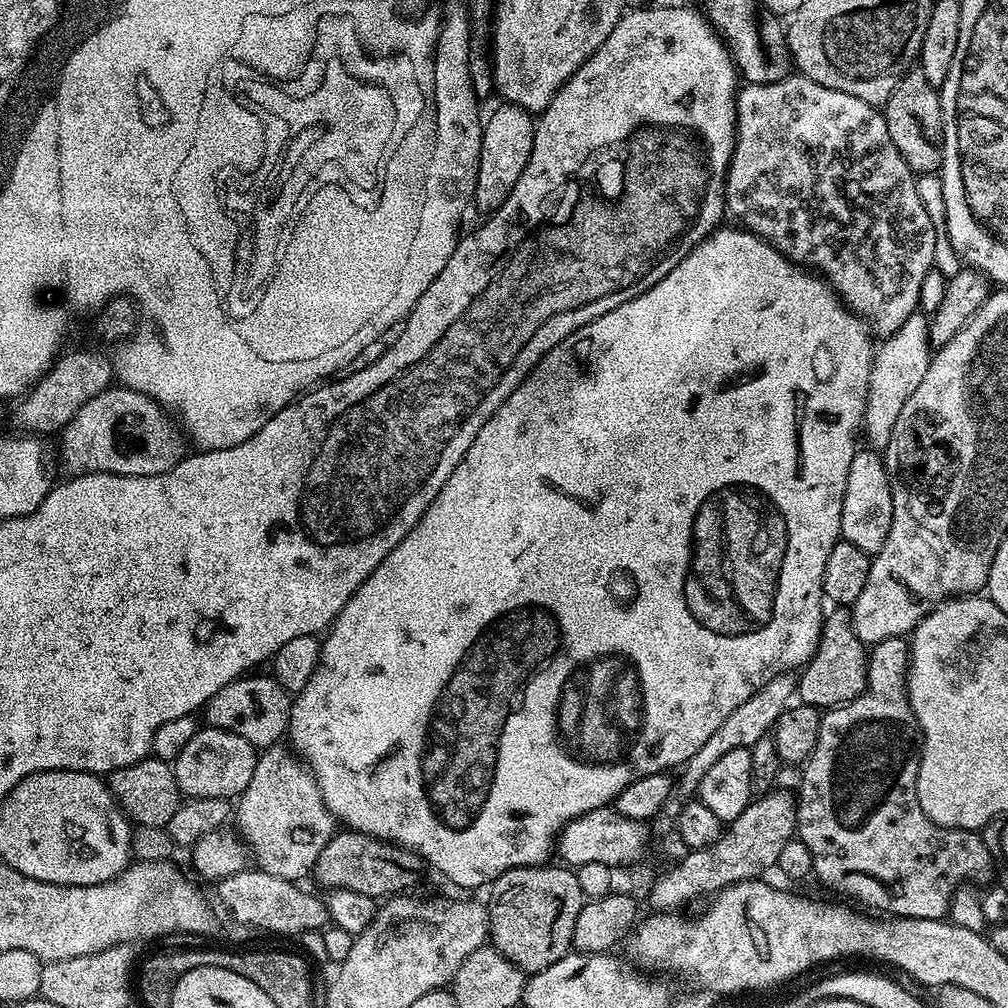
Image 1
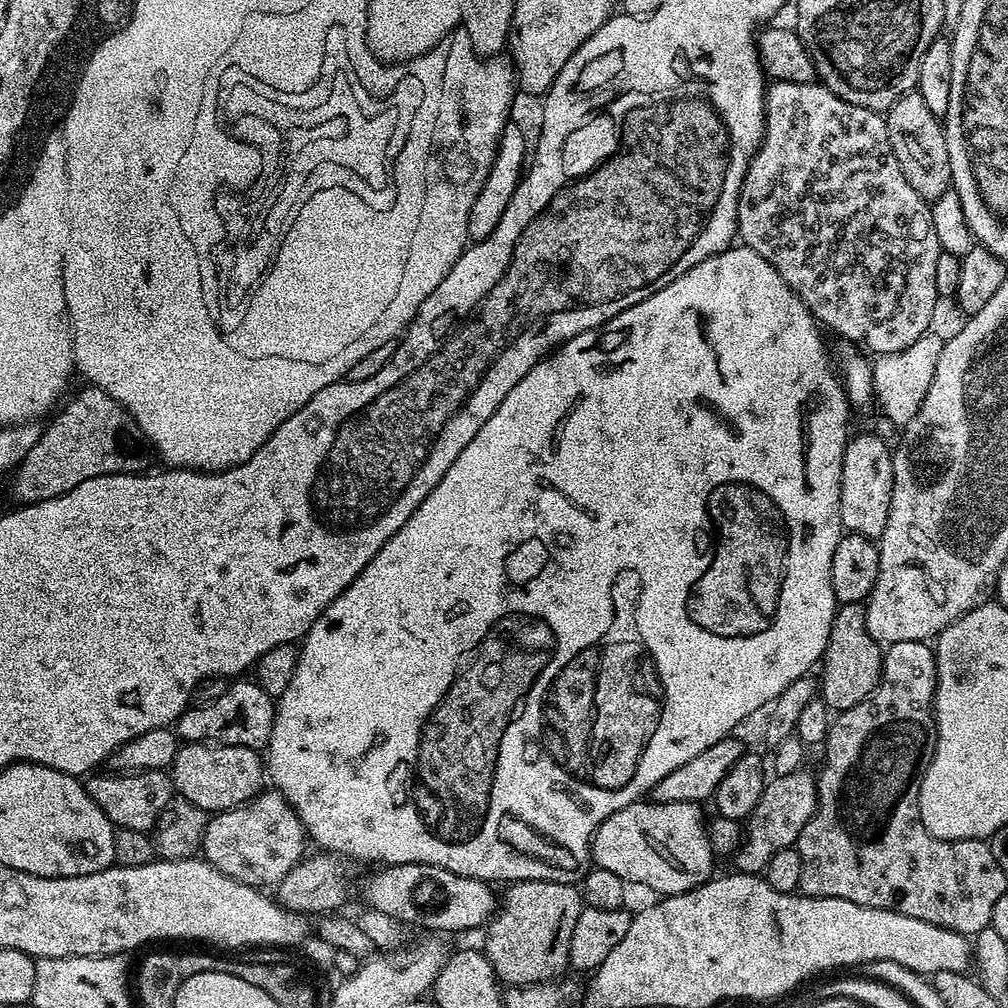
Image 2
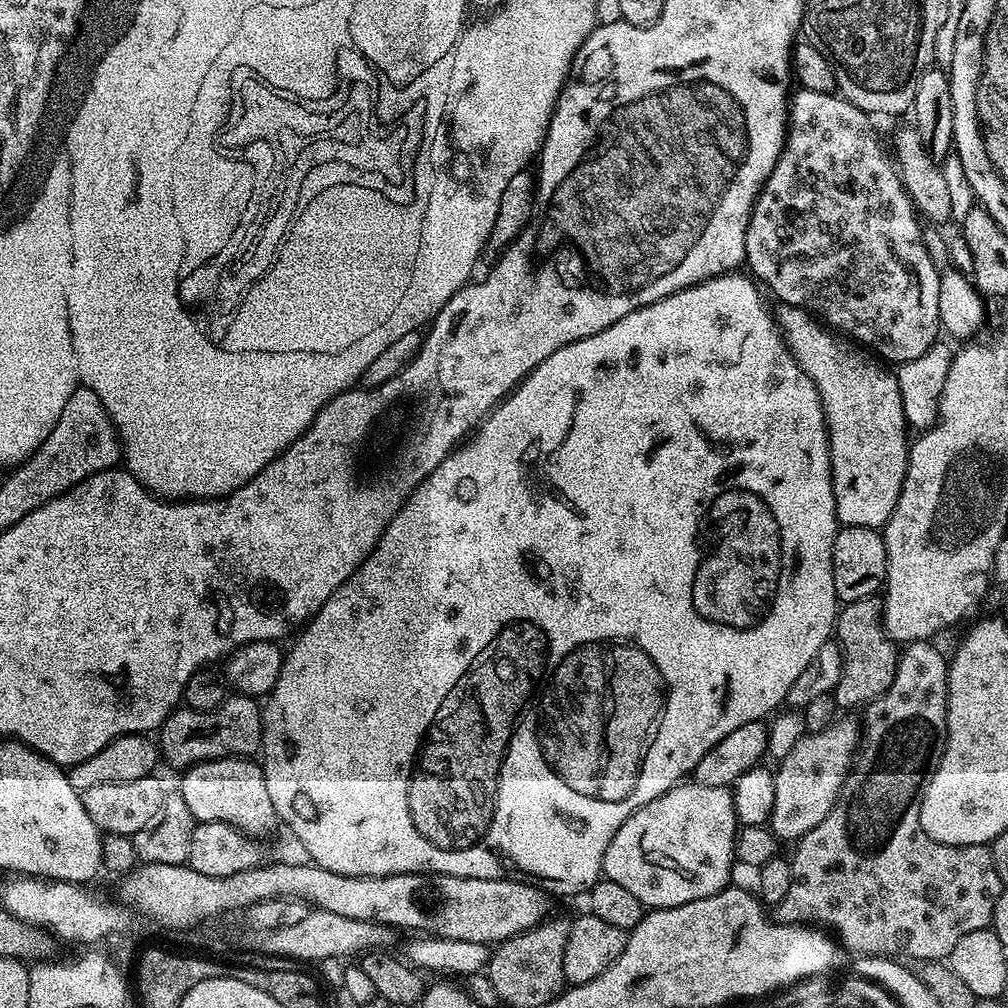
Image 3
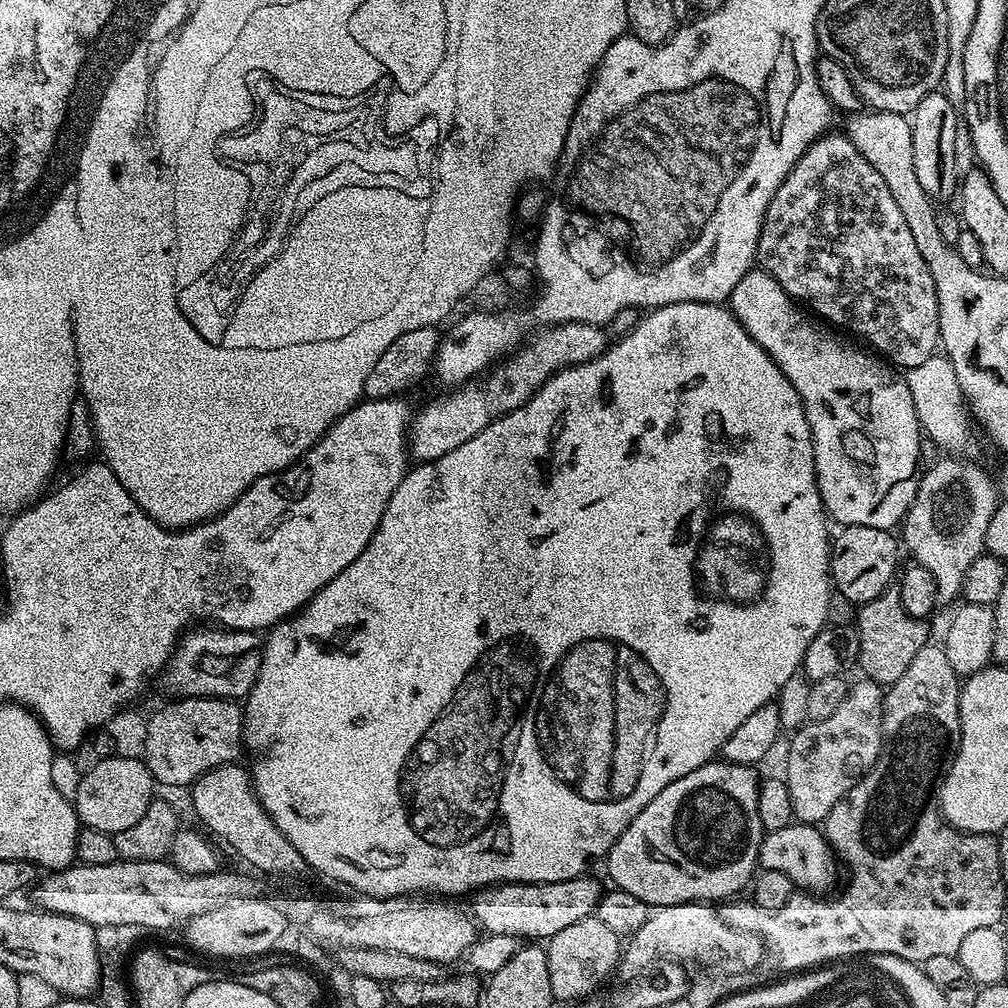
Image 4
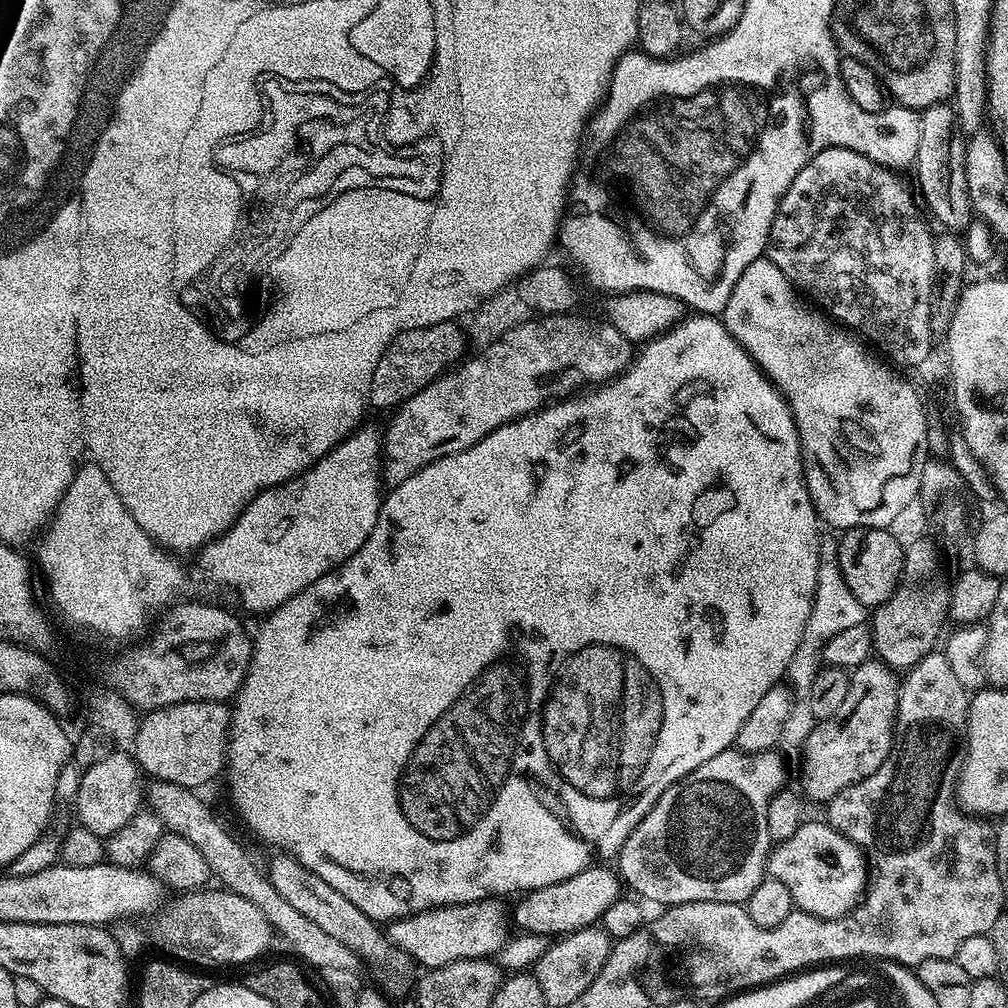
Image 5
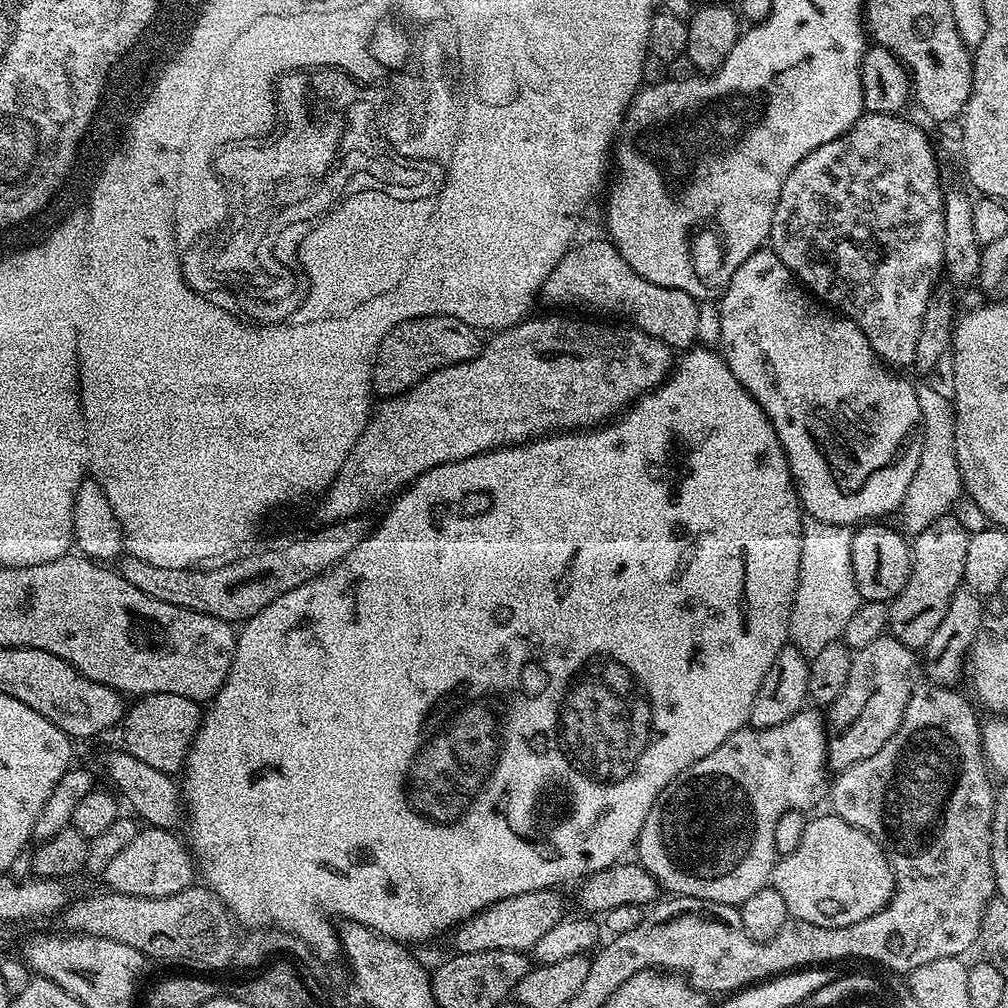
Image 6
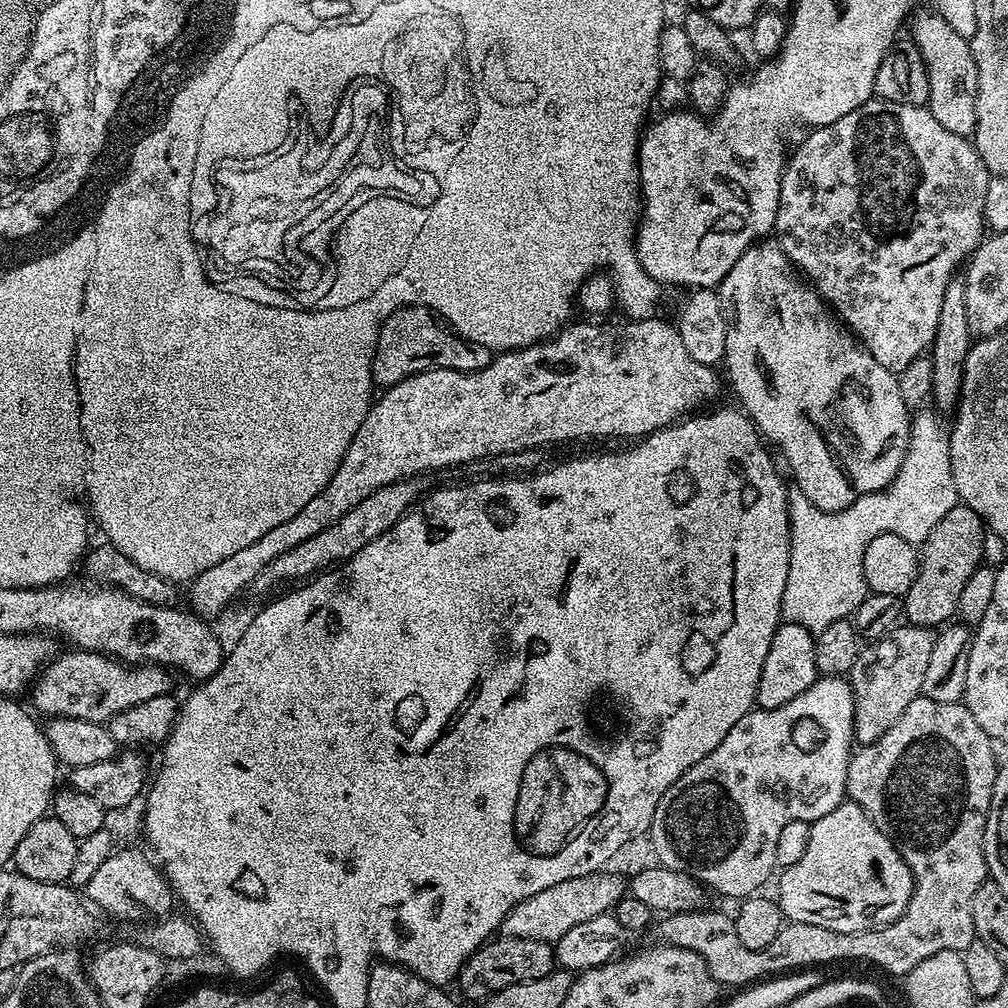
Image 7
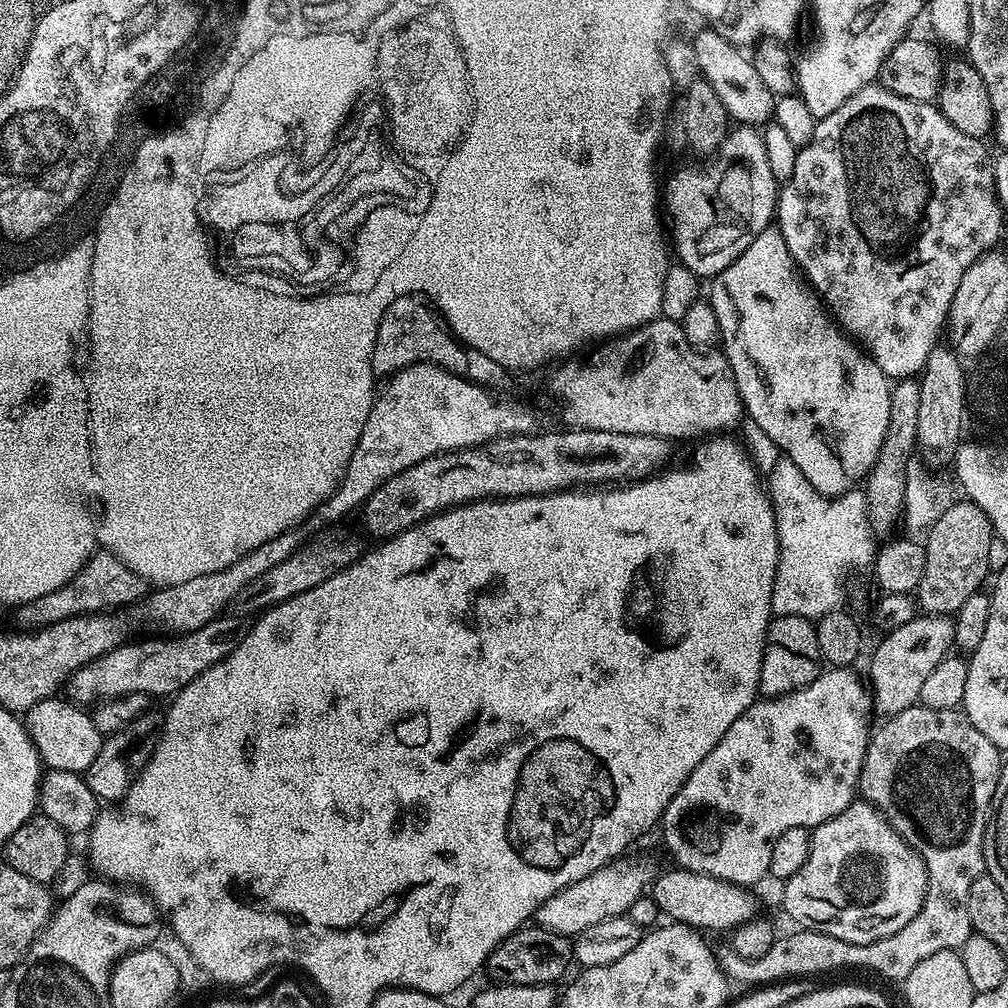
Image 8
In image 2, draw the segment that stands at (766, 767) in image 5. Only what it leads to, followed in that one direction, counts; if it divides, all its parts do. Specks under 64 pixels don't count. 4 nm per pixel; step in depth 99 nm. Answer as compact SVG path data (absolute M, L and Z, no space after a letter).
M637 802L610 814L606 822L598 826L592 836L591 863L602 870L610 870L610 874L618 874L625 885L641 884L652 892L657 892L657 897L677 896L705 884L713 879L712 860L714 853L708 841L708 826L706 816L703 816L701 805L690 802Z

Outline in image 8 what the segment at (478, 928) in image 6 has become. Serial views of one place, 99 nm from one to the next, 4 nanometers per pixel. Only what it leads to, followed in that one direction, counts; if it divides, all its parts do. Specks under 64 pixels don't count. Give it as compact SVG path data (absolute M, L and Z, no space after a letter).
M617 858L609 864L603 864L598 870L578 878L570 886L558 890L536 911L534 920L539 927L550 930L559 936L575 938L587 927L597 925L604 919L623 917L630 910L634 898L645 895L654 879L654 871L644 860Z

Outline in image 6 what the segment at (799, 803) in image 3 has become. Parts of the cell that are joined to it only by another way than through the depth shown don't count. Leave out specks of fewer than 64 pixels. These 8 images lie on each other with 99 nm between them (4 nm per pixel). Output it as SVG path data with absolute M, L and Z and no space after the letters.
M891 634L874 638L870 646L862 646L852 653L850 678L846 682L846 690L830 706L832 713L827 713L826 727L828 730L828 766L832 770L843 770L854 766L854 762L862 762L870 758L870 754L878 754L886 742L898 730L902 718L906 714L906 706L912 697L912 691L918 687L918 656L913 649L895 640Z

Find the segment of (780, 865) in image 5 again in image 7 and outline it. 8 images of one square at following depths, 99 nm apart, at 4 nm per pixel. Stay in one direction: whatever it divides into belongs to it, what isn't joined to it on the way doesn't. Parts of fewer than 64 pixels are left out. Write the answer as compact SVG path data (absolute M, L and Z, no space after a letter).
M842 803L830 810L830 814L812 821L811 825L810 843L802 858L798 858L794 866L783 869L778 876L778 880L786 880L788 884L788 902L796 904L794 910L804 910L802 918L810 918L810 922L824 922L824 898L816 888L820 888L822 878L834 878L834 886L842 890L842 934L876 929L874 922L880 920L876 920L876 914L868 910L870 904L894 904L894 918L897 920L912 897L912 871L889 836L874 826L862 806Z

